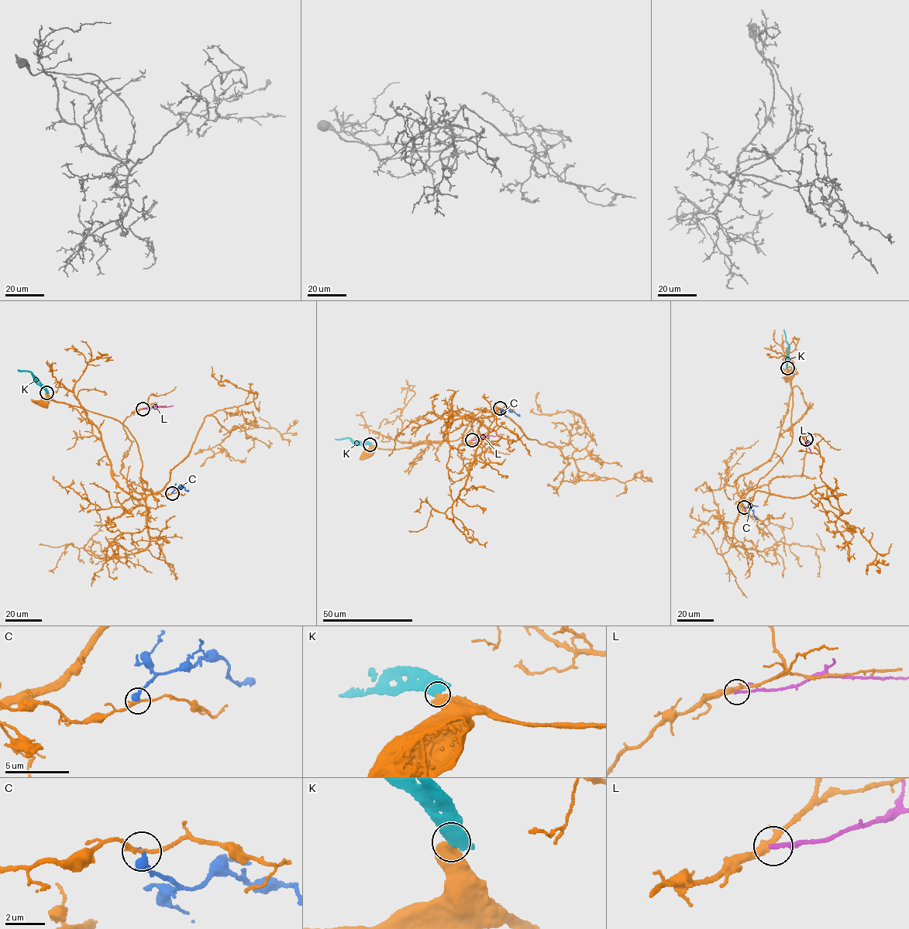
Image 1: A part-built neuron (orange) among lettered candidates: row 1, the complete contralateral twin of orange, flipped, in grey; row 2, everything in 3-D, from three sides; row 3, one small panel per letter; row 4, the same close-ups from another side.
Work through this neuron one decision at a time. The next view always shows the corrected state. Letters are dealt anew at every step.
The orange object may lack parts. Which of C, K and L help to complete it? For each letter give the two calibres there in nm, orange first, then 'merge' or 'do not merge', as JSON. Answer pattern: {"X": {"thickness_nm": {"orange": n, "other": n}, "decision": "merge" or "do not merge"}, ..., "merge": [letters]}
{"C": {"thickness_nm": {"orange": 180, "other": 420}, "decision": "do not merge"}, "K": {"thickness_nm": {"orange": 440, "other": 500}, "decision": "do not merge"}, "L": {"thickness_nm": {"orange": 360, "other": 240}, "decision": "do not merge"}, "merge": []}

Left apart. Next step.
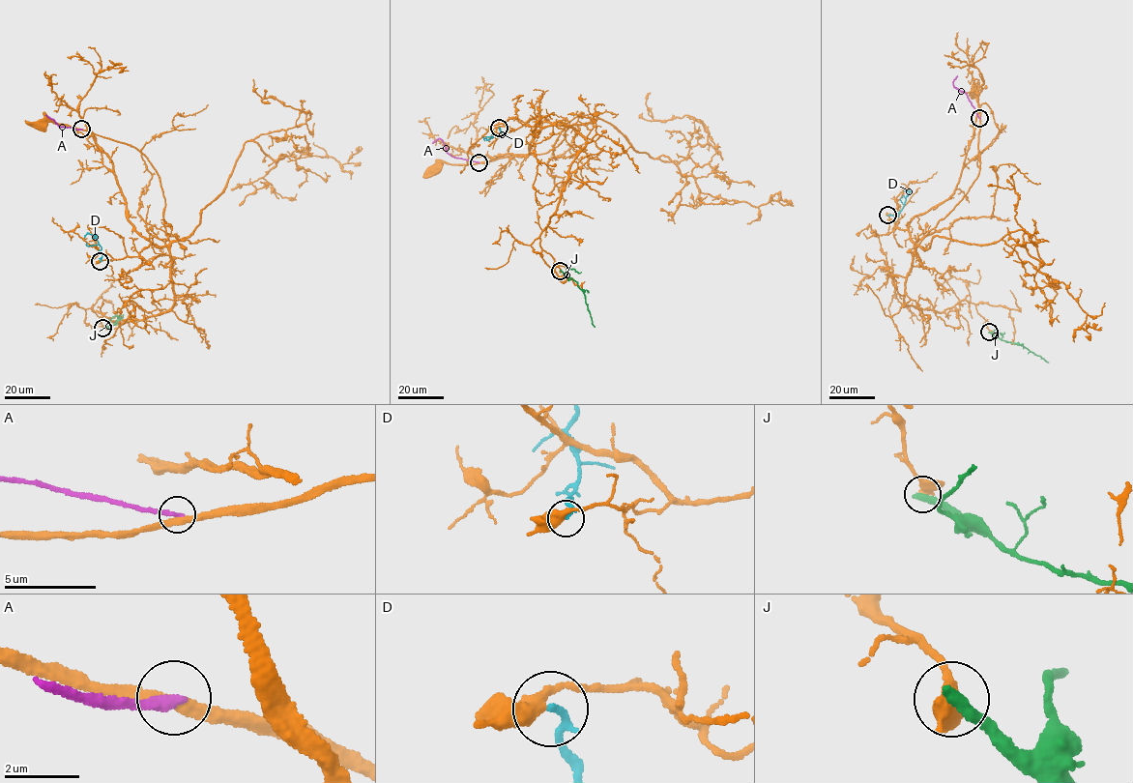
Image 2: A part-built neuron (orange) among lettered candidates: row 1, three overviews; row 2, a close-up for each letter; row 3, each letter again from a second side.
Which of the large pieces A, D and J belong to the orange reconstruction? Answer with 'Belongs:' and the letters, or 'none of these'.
Belongs: none of these

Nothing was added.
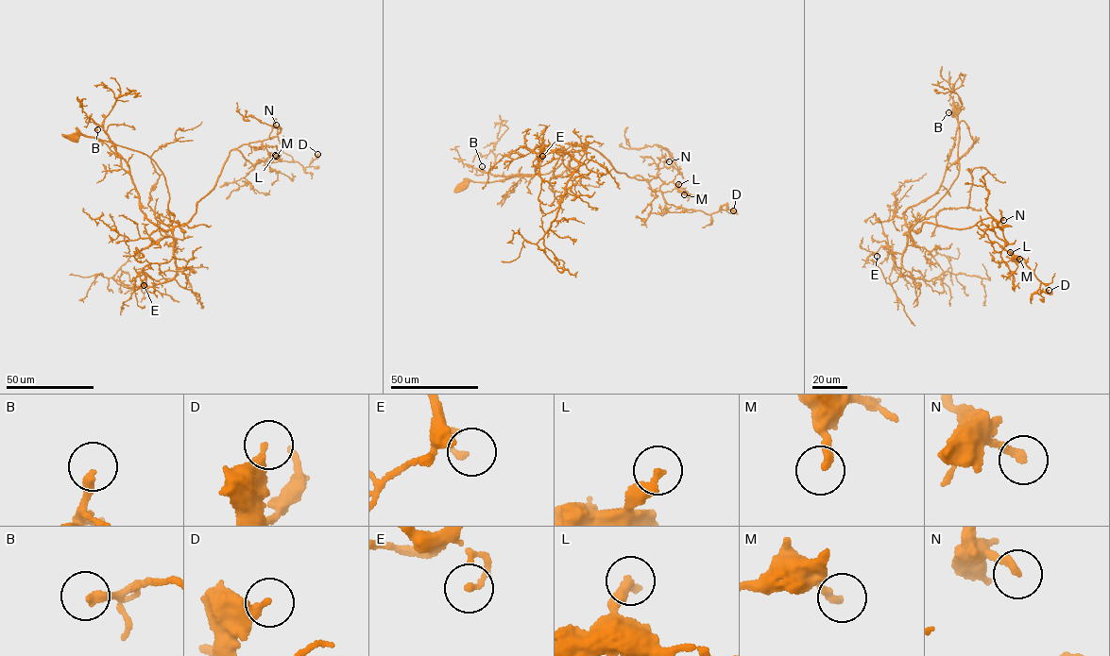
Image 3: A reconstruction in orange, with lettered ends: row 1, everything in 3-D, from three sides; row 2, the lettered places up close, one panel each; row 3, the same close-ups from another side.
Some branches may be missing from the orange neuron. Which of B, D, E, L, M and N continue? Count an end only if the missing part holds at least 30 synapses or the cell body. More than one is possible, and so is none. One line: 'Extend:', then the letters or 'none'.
Extend: none

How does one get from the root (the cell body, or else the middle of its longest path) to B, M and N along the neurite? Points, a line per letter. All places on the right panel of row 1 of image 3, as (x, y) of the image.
B: (955, 111), (959, 173), (911, 228), (907, 209), (933, 194), (943, 180), (958, 125), (957, 113), (948, 112)
M: (955, 111), (959, 173), (912, 228), (915, 233), (926, 222), (966, 228), (990, 217), (1005, 249), (1019, 259)
N: (955, 111), (959, 173), (912, 228), (915, 233), (926, 222), (966, 228), (990, 217), (999, 227), (1003, 220)

